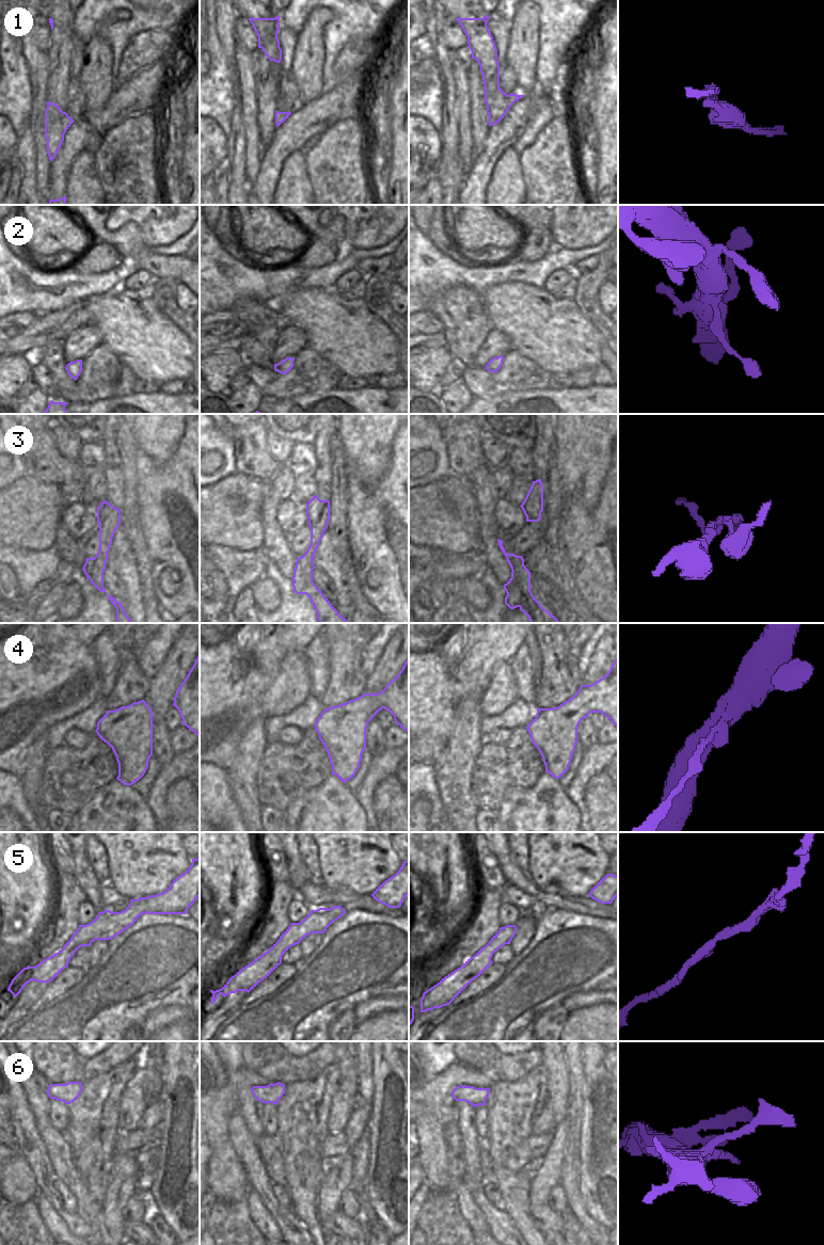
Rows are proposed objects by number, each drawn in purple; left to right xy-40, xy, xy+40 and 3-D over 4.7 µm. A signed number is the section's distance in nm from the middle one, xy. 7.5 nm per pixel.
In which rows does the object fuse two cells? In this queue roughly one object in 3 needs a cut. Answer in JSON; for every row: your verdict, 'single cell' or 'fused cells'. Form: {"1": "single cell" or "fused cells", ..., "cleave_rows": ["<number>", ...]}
{"1": "fused cells", "2": "single cell", "3": "fused cells", "4": "fused cells", "5": "single cell", "6": "single cell", "cleave_rows": ["1", "3", "4"]}

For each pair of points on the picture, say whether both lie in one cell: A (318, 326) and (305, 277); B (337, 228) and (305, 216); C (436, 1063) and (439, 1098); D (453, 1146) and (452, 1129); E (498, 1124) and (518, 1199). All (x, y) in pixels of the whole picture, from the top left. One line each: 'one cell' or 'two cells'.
A: two cells
B: one cell
C: two cells
D: one cell
E: one cell

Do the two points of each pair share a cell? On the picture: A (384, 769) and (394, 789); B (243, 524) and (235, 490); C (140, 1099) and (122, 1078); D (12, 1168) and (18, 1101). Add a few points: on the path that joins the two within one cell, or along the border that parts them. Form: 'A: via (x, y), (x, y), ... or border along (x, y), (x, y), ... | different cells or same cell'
A: border along (395, 773), (386, 777), (377, 786), (374, 797) | different cells
B: via (235, 515), (235, 498) | same cell
C: border along (138, 1060), (138, 1065), (123, 1091), (120, 1107) | different cells
D: border along (18, 1151), (28, 1162), (33, 1172) | different cells

